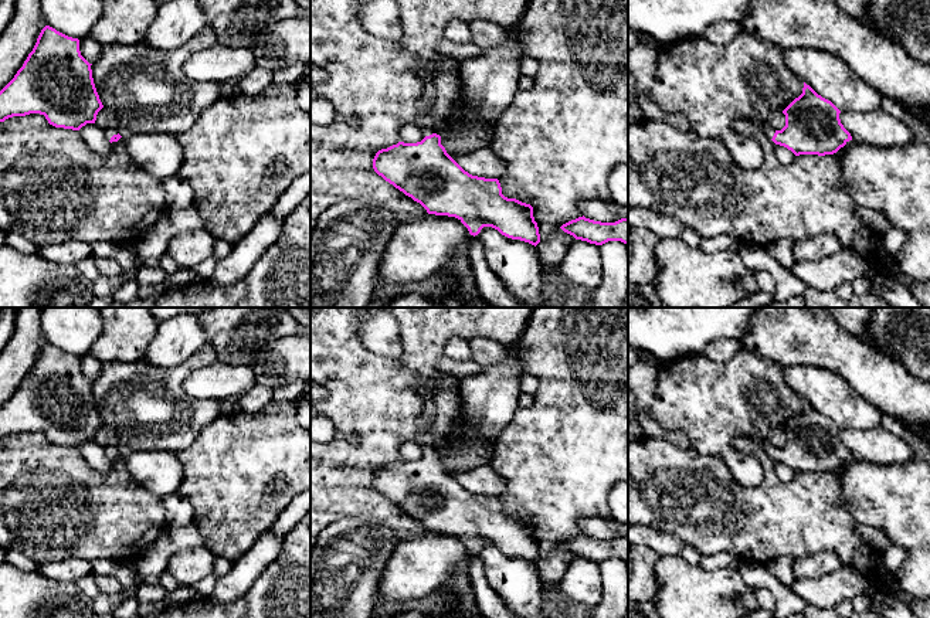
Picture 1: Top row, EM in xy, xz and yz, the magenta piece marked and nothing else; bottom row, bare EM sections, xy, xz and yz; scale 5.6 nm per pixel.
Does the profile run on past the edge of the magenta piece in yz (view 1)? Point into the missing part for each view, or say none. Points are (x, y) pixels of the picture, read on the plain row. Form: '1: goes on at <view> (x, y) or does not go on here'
1: goes on at yz (766, 445)

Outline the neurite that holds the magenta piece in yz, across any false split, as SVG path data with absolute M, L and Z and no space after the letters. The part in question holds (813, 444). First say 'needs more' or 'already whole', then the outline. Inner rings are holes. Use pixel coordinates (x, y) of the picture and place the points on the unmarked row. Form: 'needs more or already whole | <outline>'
needs more | M805 400L802 411L783 431L785 444L781 448L774 448L768 441L763 441L760 446L775 462L787 465L795 473L834 472L852 458L841 441L841 428Z

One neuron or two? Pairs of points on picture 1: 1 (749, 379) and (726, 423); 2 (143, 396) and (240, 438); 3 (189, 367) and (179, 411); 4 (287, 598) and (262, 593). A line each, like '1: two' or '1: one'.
1: one
2: two
3: one
4: one

